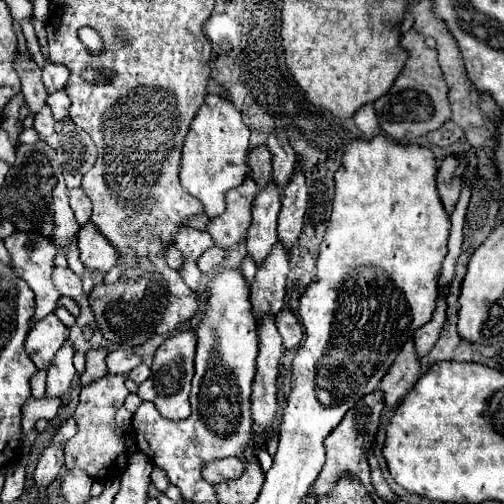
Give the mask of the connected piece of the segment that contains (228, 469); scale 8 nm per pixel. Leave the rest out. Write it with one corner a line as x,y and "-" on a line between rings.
223,458
223,460
213,460
205,464
201,470
201,476
209,484
221,484
223,480
233,480
235,476
239,476
241,470
243,470
243,462
239,458

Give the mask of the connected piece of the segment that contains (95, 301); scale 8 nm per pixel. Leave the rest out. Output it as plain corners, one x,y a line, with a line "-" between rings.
143,274
135,280
117,280
113,284
101,282
89,294
97,328
111,344
123,348
141,346
145,340
149,340
157,322
161,320
161,310
165,308
167,298
167,282
161,274

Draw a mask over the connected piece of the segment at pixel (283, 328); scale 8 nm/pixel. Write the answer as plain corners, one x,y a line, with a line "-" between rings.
285,306
285,308
277,314
275,322
277,322
279,334
283,336
283,346
285,346
287,350
297,348
299,342
301,342
301,338
303,338
303,326
301,326
299,318

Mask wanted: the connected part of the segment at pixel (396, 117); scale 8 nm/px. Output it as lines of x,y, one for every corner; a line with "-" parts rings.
409,30
401,38
401,46
409,52
403,72
391,86
391,90
375,100
375,112
381,130
393,140
413,140
441,128
451,118
451,104
447,98
447,82
443,78
441,66
437,62
437,50
425,46
425,36
417,30

